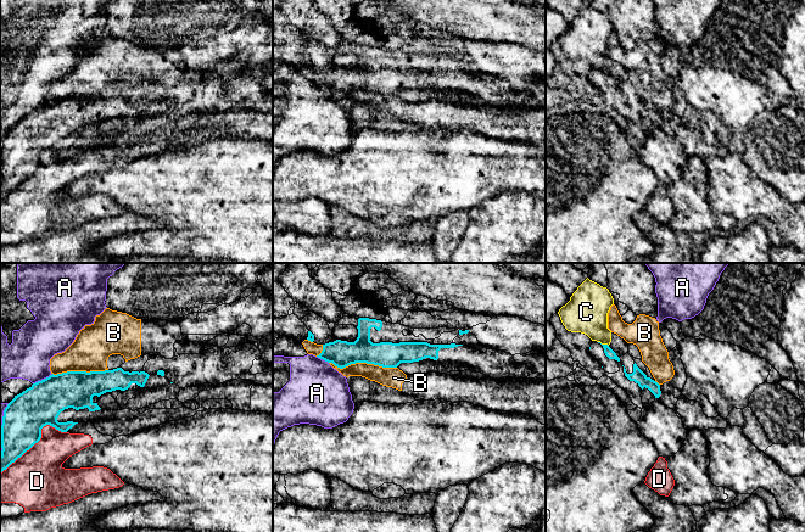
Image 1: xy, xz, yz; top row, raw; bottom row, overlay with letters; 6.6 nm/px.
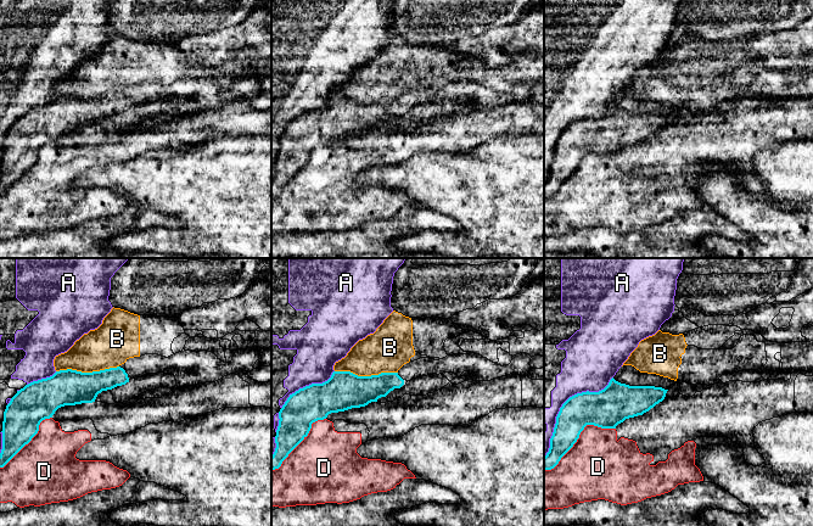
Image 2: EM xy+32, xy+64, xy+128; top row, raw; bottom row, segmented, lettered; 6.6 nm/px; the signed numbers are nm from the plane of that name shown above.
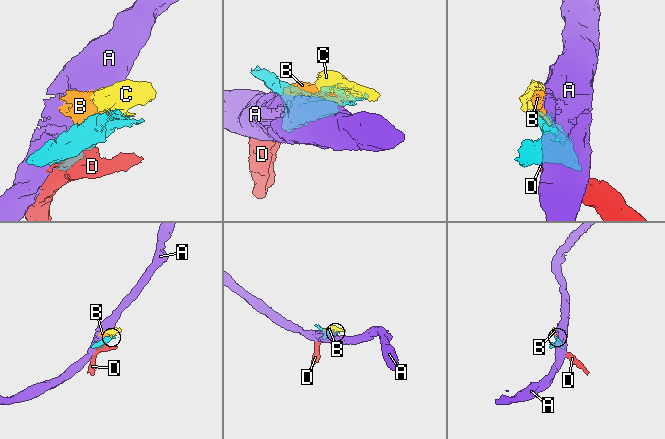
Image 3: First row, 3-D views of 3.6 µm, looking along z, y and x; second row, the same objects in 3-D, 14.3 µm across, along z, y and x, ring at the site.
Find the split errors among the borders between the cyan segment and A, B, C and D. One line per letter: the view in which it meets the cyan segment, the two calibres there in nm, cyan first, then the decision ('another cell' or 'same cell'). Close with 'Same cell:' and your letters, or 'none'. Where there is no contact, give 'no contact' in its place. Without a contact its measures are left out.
A: xy | 280/280 nm | another cell
B: xz | 180/130 nm | another cell
C: yz | 60/280 nm | another cell
D: xy | 280/380 nm | another cell
Same cell: none

